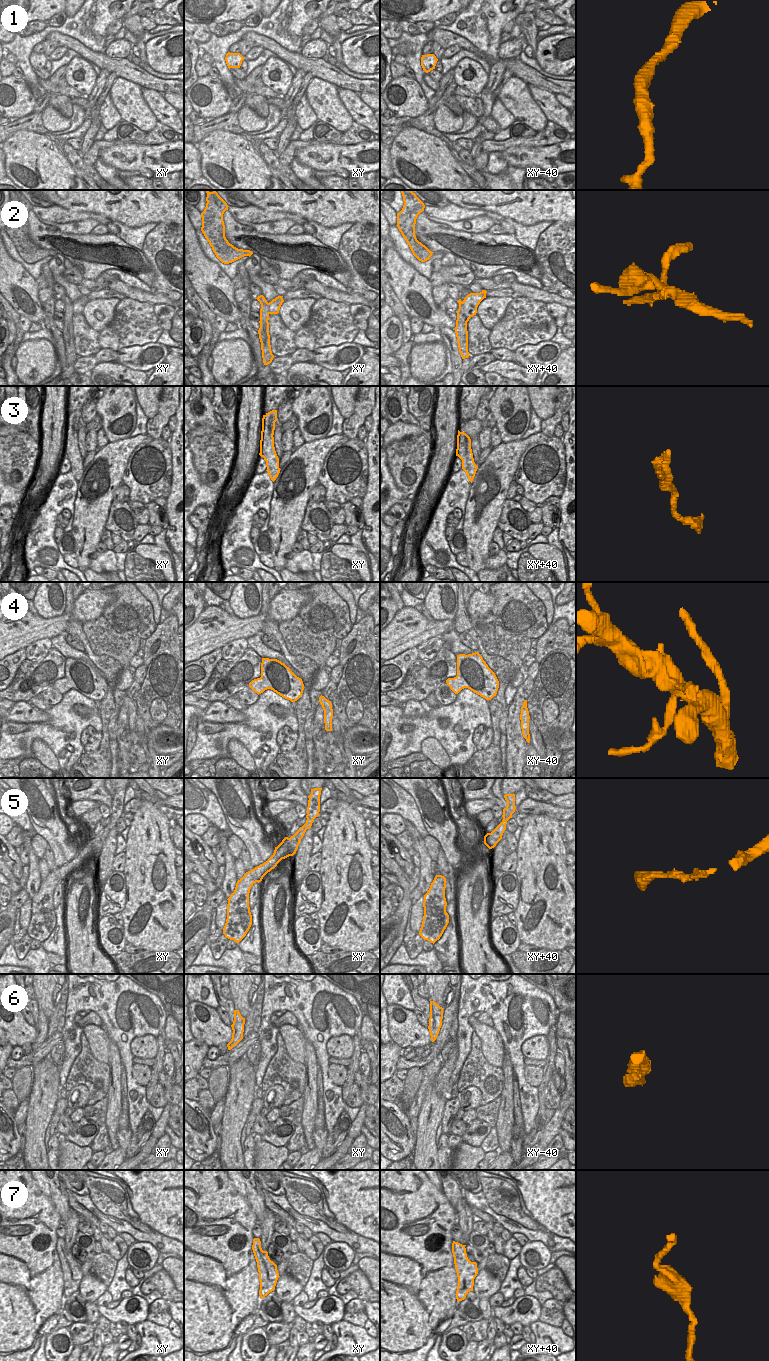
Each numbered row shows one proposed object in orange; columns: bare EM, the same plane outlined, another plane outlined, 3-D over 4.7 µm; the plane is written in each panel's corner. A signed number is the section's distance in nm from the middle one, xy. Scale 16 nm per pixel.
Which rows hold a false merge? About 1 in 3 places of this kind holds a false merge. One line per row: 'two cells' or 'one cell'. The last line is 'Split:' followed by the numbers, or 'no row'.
1: one cell
2: two cells
3: two cells
4: two cells
5: one cell
6: one cell
7: two cells
Split: 2, 3, 4, 7

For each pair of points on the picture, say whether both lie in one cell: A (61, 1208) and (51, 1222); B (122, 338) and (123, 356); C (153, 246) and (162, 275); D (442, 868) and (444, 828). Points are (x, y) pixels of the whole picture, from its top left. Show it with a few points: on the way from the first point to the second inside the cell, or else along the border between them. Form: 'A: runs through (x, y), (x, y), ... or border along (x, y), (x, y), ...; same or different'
A: border along (49, 1197), (60, 1217), (60, 1223); different
B: border along (145, 343), (121, 347), (117, 351); different
C: runs through (160, 253), (161, 268); same
D: border along (441, 847), (446, 860), (455, 869); different

